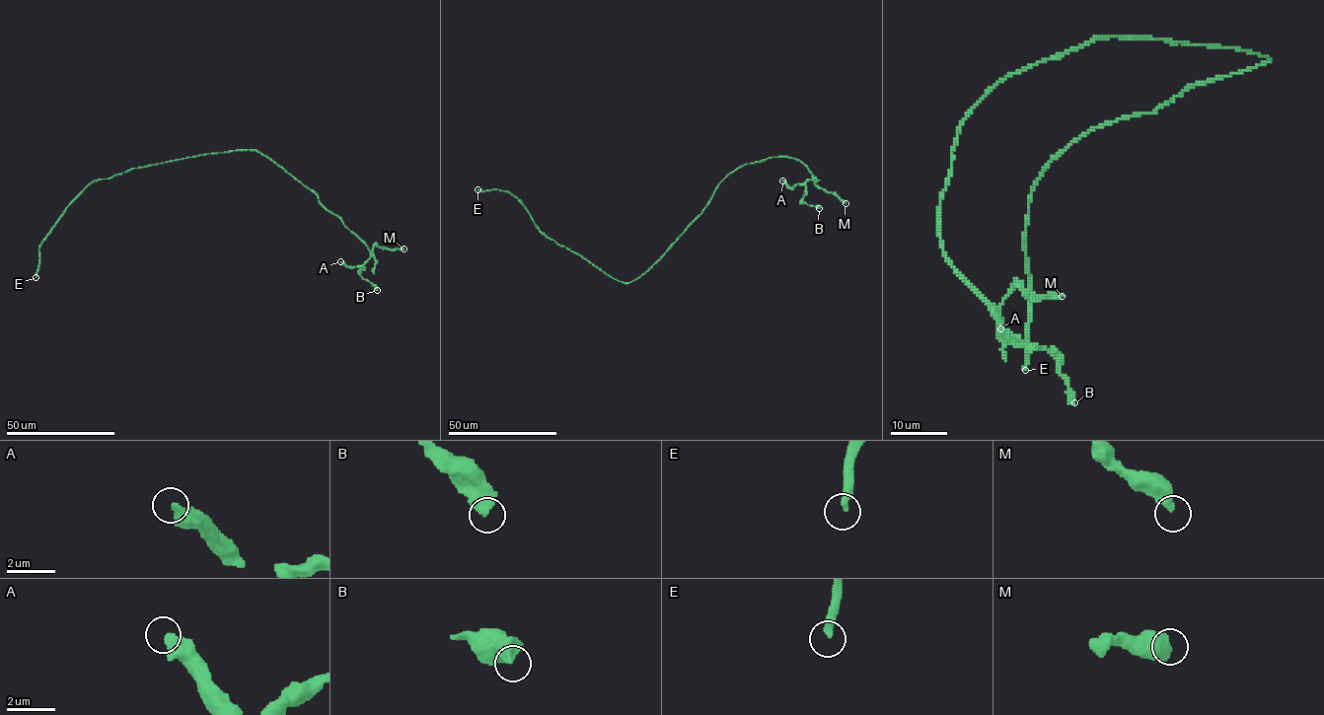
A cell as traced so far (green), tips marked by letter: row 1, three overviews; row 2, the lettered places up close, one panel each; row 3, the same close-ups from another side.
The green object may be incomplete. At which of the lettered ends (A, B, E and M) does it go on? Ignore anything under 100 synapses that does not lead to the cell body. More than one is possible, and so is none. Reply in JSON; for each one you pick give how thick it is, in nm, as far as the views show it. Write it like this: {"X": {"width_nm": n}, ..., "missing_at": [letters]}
{"missing_at": []}

